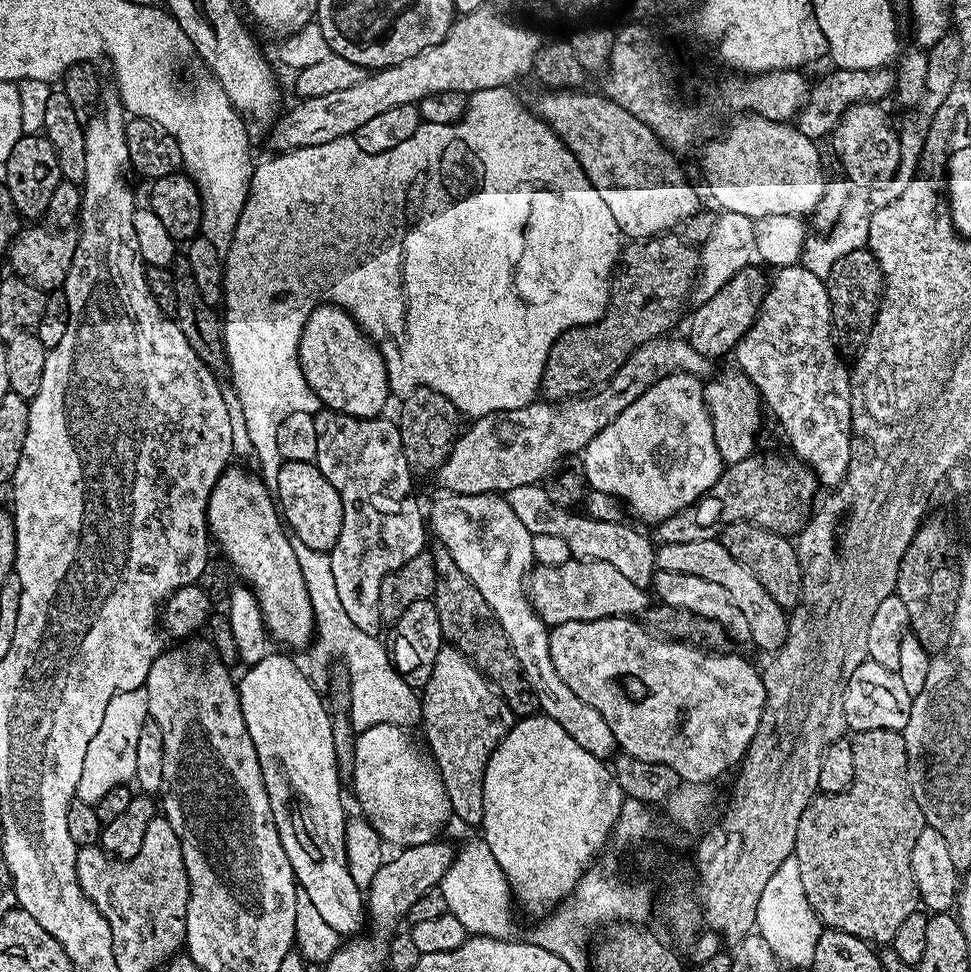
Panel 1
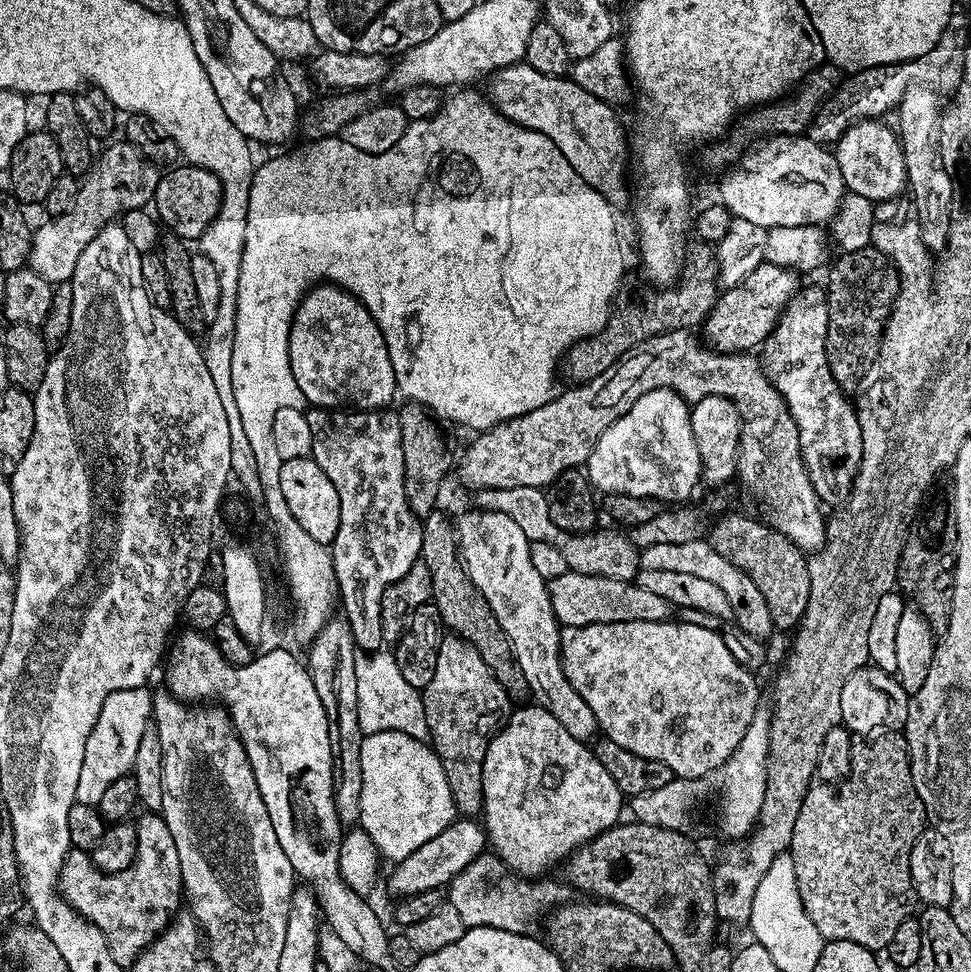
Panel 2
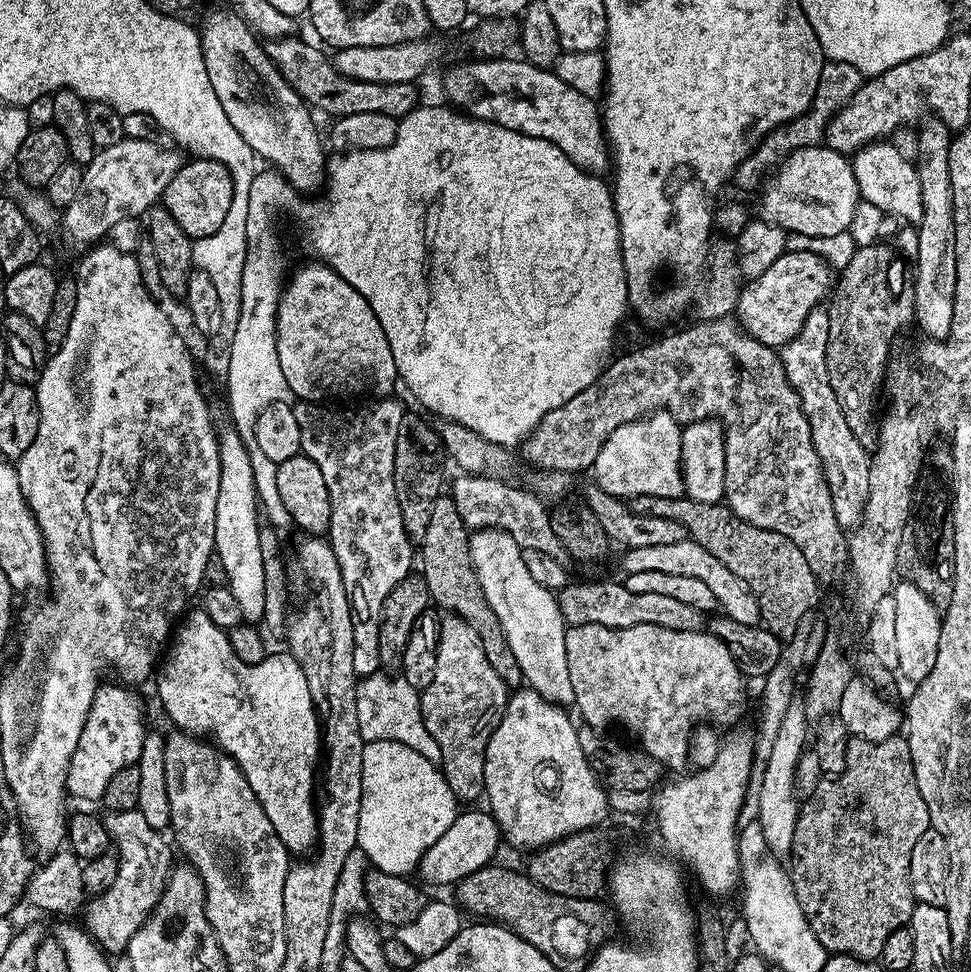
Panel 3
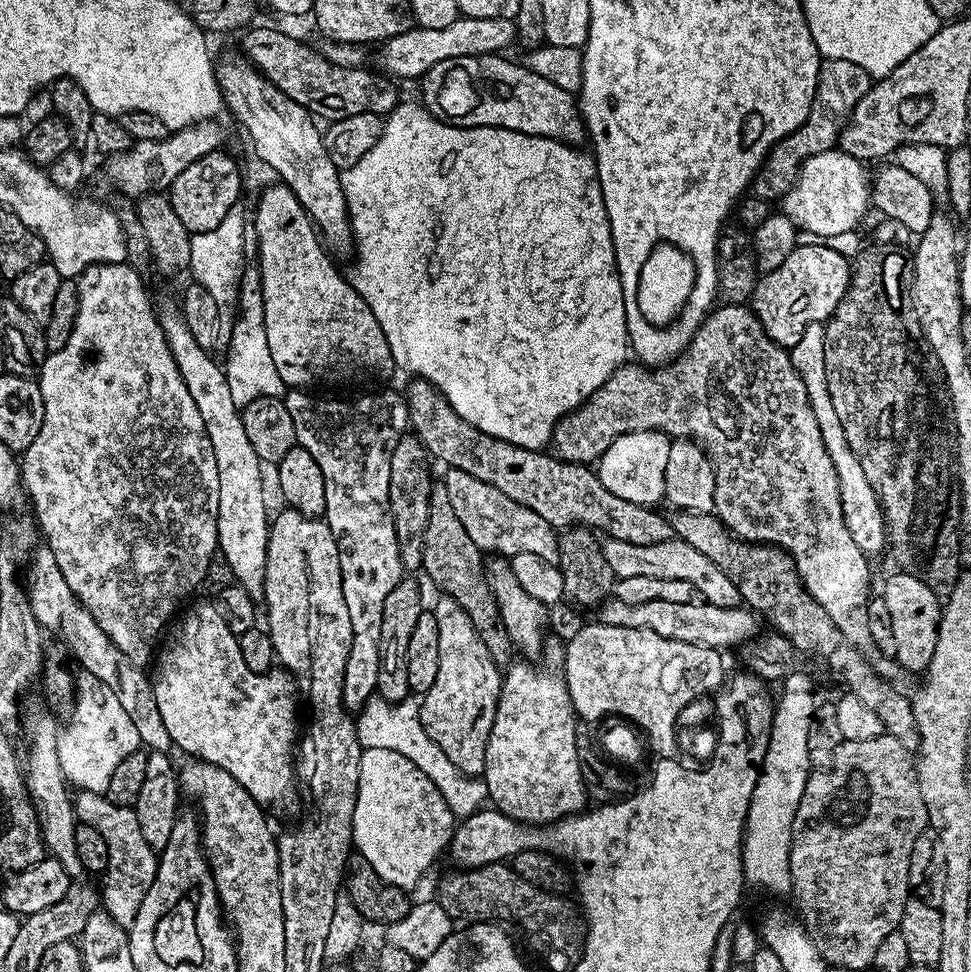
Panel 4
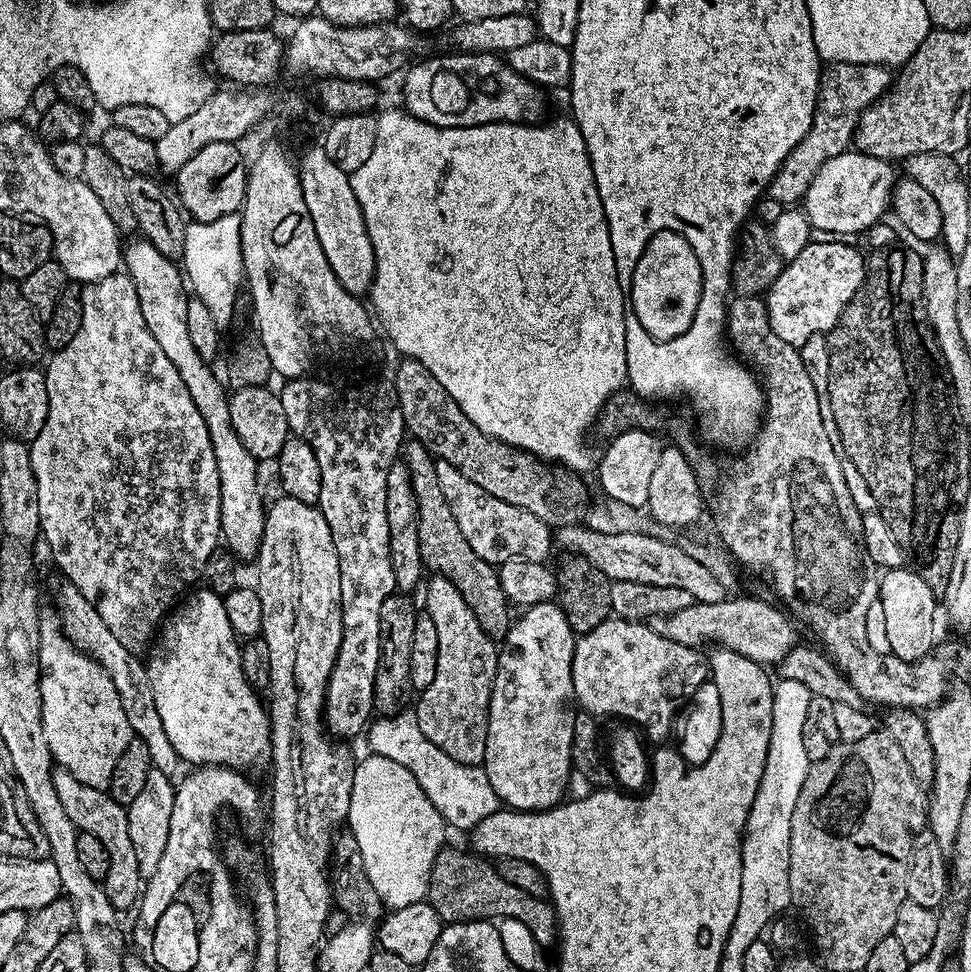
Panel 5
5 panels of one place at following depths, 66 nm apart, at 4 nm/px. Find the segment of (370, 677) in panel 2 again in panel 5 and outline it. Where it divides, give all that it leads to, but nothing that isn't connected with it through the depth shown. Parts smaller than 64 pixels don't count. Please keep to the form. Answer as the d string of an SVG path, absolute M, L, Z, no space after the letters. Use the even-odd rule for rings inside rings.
M405 710L394 716L377 717L367 728L365 738L368 750L376 756L393 759L406 766L435 809L442 814L452 829L471 831L483 818L499 811L500 803L481 765L462 764L443 753L422 732L415 711ZM367 737L367 738L366 738Z

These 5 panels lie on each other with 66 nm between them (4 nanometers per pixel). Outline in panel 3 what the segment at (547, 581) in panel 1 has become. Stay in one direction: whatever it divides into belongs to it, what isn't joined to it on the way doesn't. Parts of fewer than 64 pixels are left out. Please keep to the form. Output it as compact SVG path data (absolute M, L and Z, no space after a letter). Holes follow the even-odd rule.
M588 580L585 584L570 582L559 589L558 599L564 615L565 625L610 626L625 628L626 626L666 626L668 630L679 632L695 632L701 627L702 614L694 606L686 602L678 602L678 598L669 598L663 594L634 594L634 590L626 590L622 582L616 584L612 580Z

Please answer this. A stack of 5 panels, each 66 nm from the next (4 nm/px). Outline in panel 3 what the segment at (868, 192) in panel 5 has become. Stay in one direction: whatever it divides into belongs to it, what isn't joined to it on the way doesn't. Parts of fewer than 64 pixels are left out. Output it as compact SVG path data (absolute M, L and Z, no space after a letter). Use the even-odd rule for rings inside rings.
M827 146L794 150L789 156L783 157L782 163L767 180L764 205L759 215L788 234L797 232L800 236L836 236L851 226L856 216L856 204L861 203L849 157Z

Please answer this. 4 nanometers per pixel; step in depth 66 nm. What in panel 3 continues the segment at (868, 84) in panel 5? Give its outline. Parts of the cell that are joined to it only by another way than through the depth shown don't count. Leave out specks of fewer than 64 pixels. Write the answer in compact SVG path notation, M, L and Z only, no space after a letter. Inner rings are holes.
M825 59L818 78L816 93L810 102L810 106L795 120L790 120L787 124L767 133L761 139L764 140L761 144L759 141L755 151L738 169L738 180L740 176L741 186L748 188L752 184L752 180L758 176L762 175L761 177L763 177L765 174L771 173L774 166L779 165L782 158L789 156L794 150L819 145L824 139L824 128L828 125L828 121L858 91L865 79L864 73L858 71L854 66L850 66L850 62Z

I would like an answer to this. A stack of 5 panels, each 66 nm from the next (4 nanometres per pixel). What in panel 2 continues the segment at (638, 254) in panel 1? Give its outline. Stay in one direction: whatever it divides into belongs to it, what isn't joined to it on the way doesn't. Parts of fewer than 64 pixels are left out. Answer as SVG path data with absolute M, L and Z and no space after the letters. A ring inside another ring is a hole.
M693 239L686 252L687 263L682 269L675 286L663 290L652 290L645 300L628 300L625 304L617 303L608 315L608 324L597 336L591 336L573 344L562 357L562 372L569 376L569 381L583 382L598 378L610 366L614 366L638 342L654 338L663 332L696 330L703 325L705 318L716 304L718 281L716 279L716 250L704 240Z

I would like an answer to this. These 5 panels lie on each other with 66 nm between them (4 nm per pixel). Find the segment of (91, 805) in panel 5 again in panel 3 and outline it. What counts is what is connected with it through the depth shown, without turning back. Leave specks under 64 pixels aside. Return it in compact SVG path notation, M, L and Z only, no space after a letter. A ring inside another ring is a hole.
M137 809L109 811L103 821L109 837L114 841L119 869L110 887L92 898L85 925L96 942L107 953L116 956L127 949L130 938L145 924L150 912L161 900L174 867L173 849L170 844L168 849L167 842L160 837L163 835L151 828Z

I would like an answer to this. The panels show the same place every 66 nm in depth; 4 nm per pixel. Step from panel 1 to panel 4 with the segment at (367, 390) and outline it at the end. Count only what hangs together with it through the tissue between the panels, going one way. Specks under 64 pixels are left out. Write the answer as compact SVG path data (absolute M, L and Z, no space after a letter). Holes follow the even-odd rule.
M273 183L273 188L268 188L264 192L264 197L256 204L256 240L260 243L260 289L264 299L264 321L266 322L266 346L270 346L270 358L274 358L274 370L278 370L278 378L282 378L285 386L292 390L304 390L308 384L316 384L319 380L352 380L355 376L377 376L378 379L384 380L391 372L394 372L394 358L390 354L390 346L386 342L386 334L382 334L382 326L378 318L366 306L366 302L354 290L351 279L344 276L336 269L336 264L327 256L325 245L318 235L318 229L313 224L312 219L308 217L308 211L294 198L290 189L282 183Z

